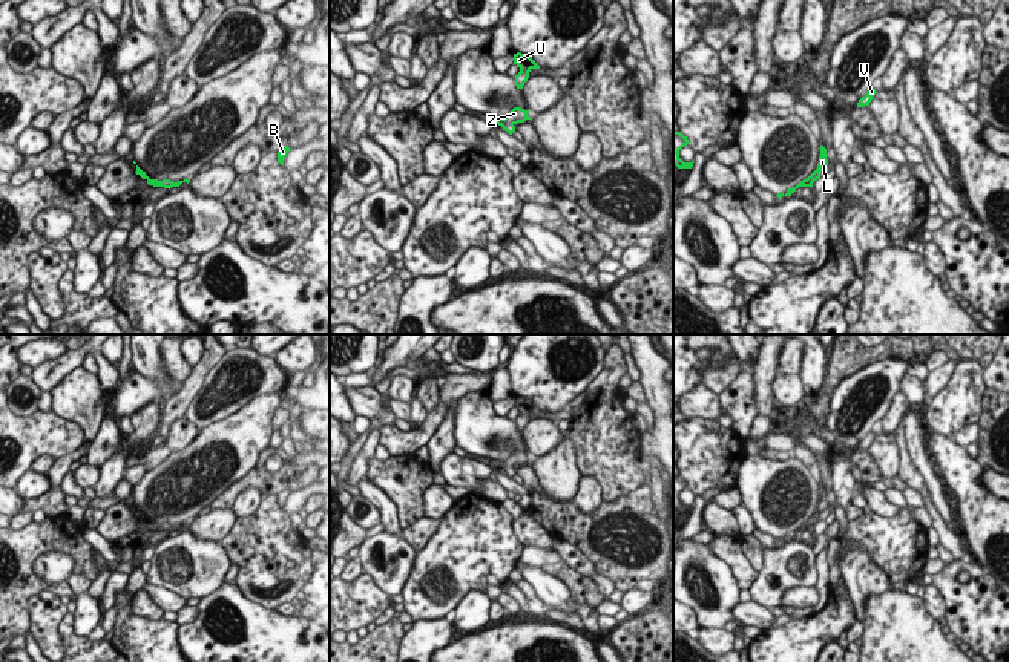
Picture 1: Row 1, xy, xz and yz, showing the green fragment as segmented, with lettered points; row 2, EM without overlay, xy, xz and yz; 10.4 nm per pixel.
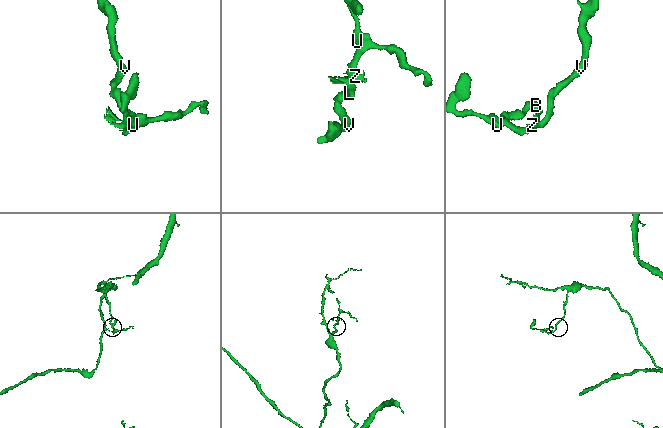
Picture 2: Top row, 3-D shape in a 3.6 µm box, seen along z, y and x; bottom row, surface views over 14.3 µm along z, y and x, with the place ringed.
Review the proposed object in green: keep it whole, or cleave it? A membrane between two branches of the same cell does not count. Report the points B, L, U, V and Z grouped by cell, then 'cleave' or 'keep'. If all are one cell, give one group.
B L U V Z | keep

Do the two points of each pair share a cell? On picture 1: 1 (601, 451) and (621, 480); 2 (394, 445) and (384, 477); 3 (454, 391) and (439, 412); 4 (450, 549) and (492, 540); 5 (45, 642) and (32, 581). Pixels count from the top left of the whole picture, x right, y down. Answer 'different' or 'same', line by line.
1: same
2: different
3: same
4: same
5: different

